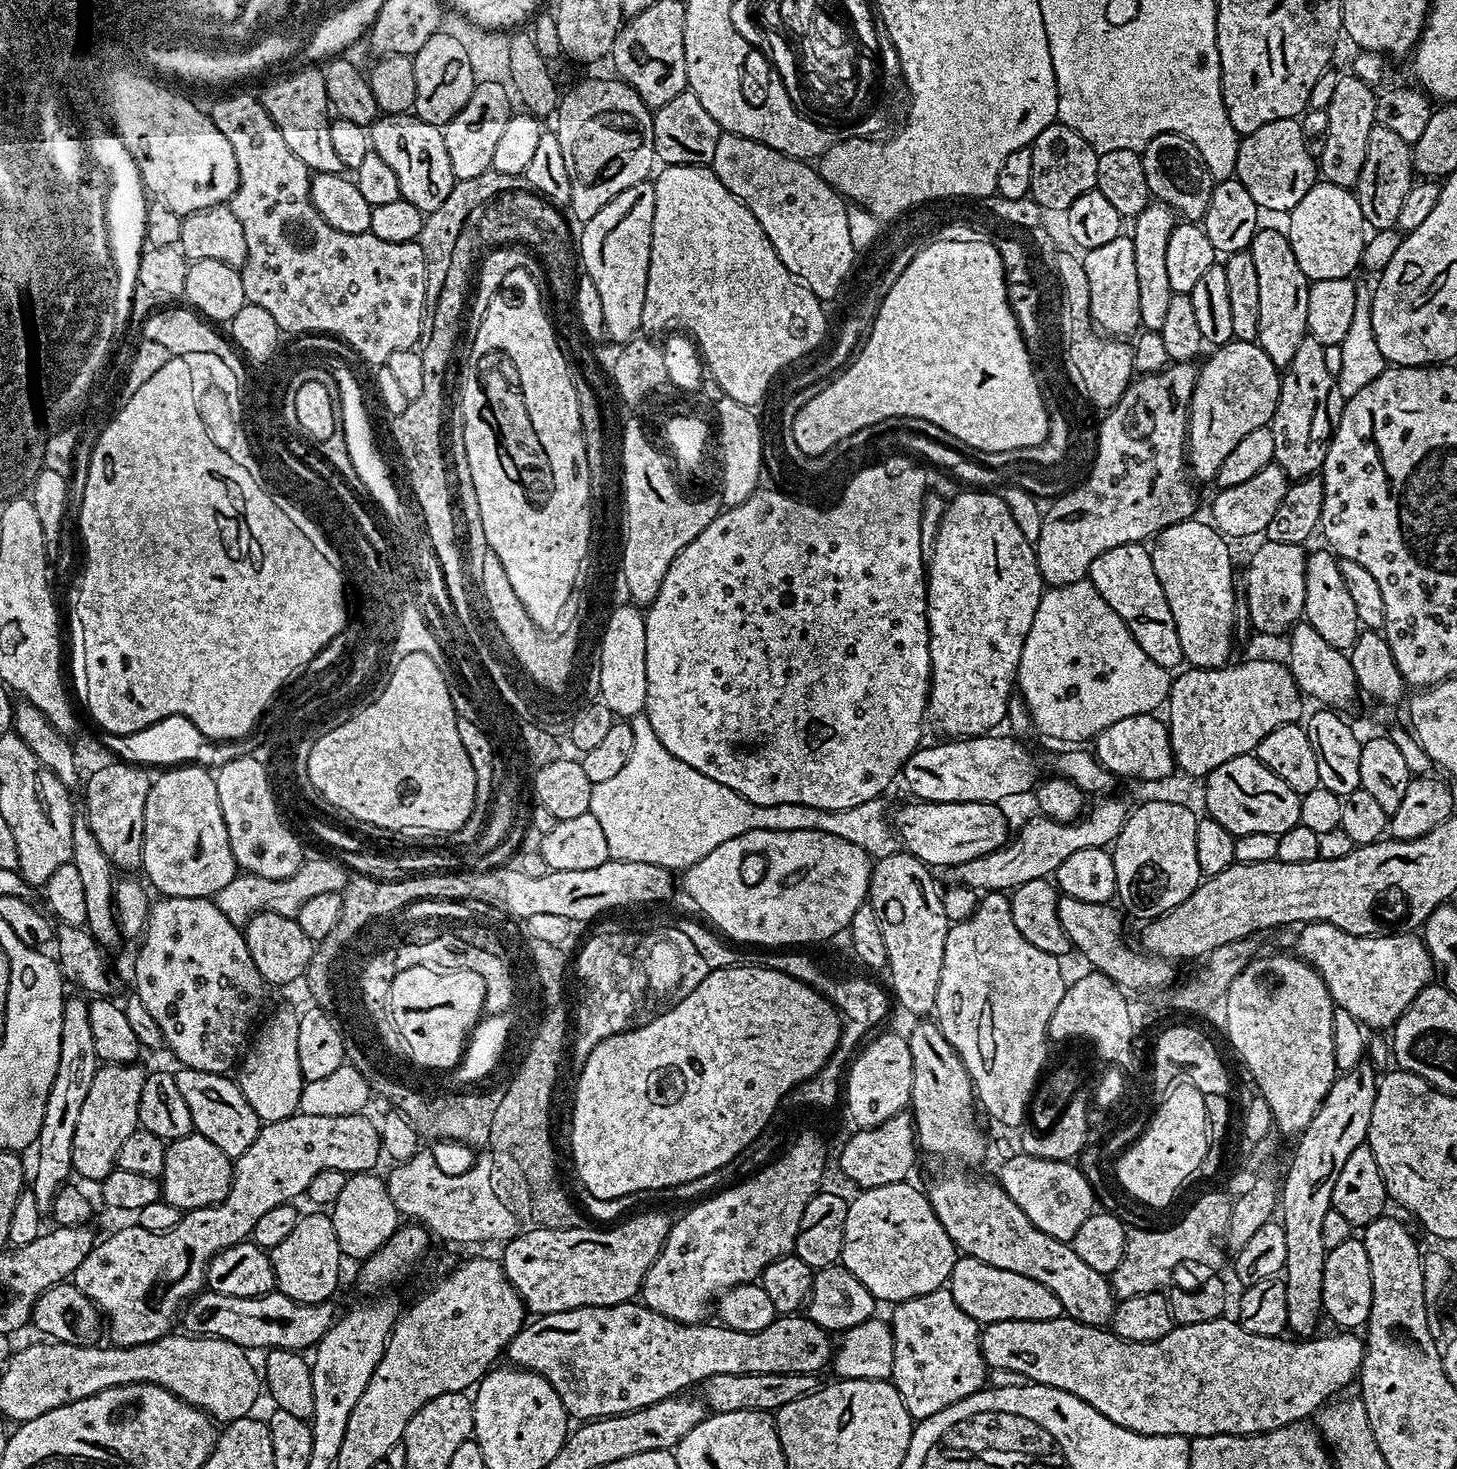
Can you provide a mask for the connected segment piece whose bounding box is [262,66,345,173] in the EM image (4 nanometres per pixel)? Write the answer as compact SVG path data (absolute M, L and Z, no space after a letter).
M304 66L301 72L272 84L262 95L264 108L270 114L274 126L282 130L282 138L286 138L286 146L302 158L302 162L313 173L345 171L342 158L338 158L334 146L330 143L330 105L324 73L319 67Z

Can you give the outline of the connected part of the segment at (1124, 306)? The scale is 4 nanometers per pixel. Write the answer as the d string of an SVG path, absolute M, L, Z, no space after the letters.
M1131 235L1114 237L1106 246L1094 246L1083 253L1086 282L1090 286L1090 314L1093 325L1112 338L1128 338L1140 328L1138 314L1138 270L1134 267Z

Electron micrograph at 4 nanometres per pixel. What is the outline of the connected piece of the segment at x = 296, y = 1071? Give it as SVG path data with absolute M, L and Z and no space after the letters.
M295 1011L274 1013L264 1025L259 1025L260 1033L258 1028L239 1065L238 1083L242 1094L262 1122L294 1116L300 1108L300 1095L306 1081L302 1066L298 1066L299 1021Z

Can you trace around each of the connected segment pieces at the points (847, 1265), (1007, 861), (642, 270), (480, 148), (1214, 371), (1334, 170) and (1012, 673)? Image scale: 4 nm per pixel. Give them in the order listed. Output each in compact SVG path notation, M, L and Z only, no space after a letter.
M903 1182L878 1185L855 1193L846 1214L840 1258L844 1268L858 1278L877 1301L899 1302L945 1287L954 1270L954 1262L958 1259L958 1249L950 1234L946 1234L942 1222L938 1222L938 1214L934 1214L927 1195L923 1191L919 1192L912 1182Z
M1112 798L1101 799L1104 801L1101 804L1094 805L1093 808L1091 805L1087 814L1071 824L1063 824L1057 820L1052 820L1049 816L1033 815L1033 820L1026 821L1021 826L1020 833L1017 836L1015 833L1008 843L1003 844L998 850L994 850L985 856L974 858L970 862L952 865L950 869L950 875L952 875L951 883L956 886L972 888L977 894L986 892L1007 893L1009 890L1022 886L1026 882L1034 882L1035 880L1051 877L1058 870L1058 866L1062 866L1062 862L1066 862L1066 858L1070 858L1070 854L1076 853L1078 850L1108 848L1115 841L1116 836L1122 830L1122 826L1127 822L1130 811L1129 805L1124 805L1122 801L1108 799Z
M646 179L606 202L594 218L583 221L584 229L578 232L578 260L602 298L604 335L616 346L627 344L641 331L653 226L654 183Z
M482 81L477 83L476 89L470 94L470 102L450 118L450 122L443 125L444 141L446 142L446 154L450 154L450 166L454 170L457 180L466 178L478 178L478 174L489 171L492 167L494 149L498 146L502 133L506 130L506 122L514 114L514 108L508 101L508 92L505 85L498 81Z
M1231 339L1226 344L1221 344L1215 349L1216 352L1203 365L1199 365L1196 374L1196 385L1192 391L1192 401L1188 404L1188 443L1186 445L1186 464L1191 475L1197 481L1215 481L1216 471L1220 468L1221 462L1250 434L1259 428L1266 428L1271 425L1272 415L1276 413L1278 406L1278 394L1280 393L1281 373L1266 358L1260 345L1251 340Z
M1355 74L1341 75L1334 98L1328 103L1328 133L1324 135L1324 148L1318 154L1318 172L1327 183L1355 189L1362 174L1362 162L1366 162L1370 130L1377 124L1376 97L1373 85L1358 79Z
M964 490L953 500L947 501L944 509L944 517L936 531L936 541L930 549L930 559L926 564L926 579L928 582L928 641L930 642L930 662L932 663L931 680L928 686L928 711L927 715L936 719L936 724L948 738L971 738L973 736L987 736L1001 723L1005 723L1008 714L1008 701L1013 699L1014 685L1018 680L1020 671L1020 659L1022 658L1022 646L1026 646L1026 634L1030 634L1030 626L1034 626L1034 614L1038 610L1040 597L1046 591L1046 585L1042 574L1038 570L1036 561L1036 549L1033 541L1018 530L1010 510L1006 510L1006 502L995 492L988 490Z

